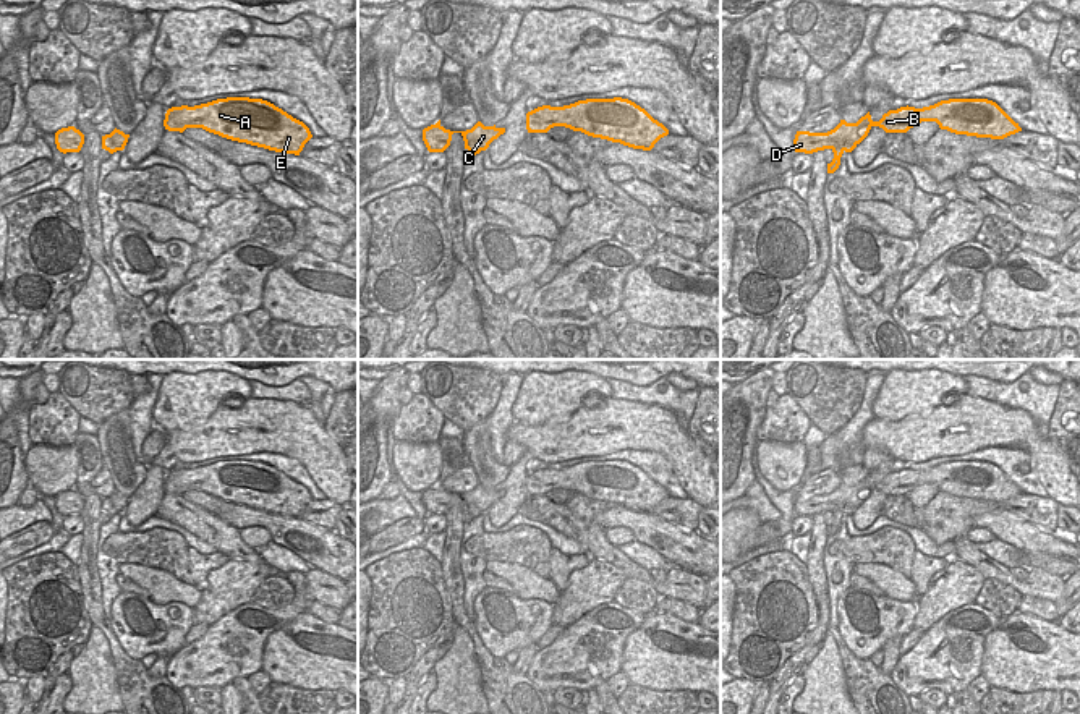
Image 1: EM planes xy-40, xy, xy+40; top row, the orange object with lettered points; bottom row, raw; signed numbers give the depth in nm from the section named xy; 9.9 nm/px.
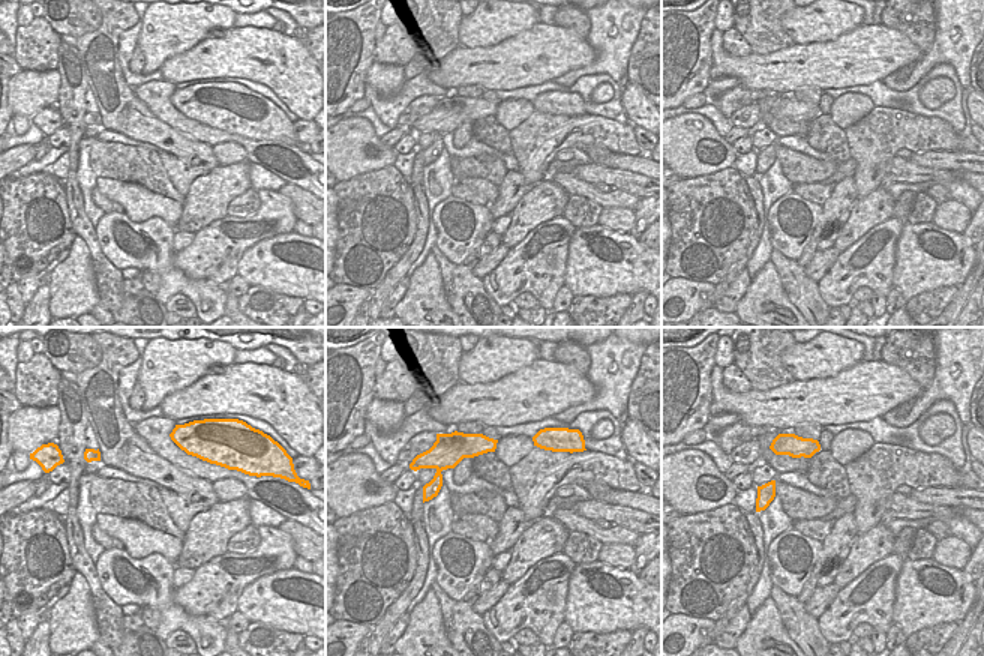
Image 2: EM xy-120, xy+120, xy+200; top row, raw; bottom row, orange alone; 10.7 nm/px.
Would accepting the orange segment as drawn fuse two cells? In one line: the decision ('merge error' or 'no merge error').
no merge error

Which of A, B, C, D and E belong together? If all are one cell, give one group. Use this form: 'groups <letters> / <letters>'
groups A B C D E

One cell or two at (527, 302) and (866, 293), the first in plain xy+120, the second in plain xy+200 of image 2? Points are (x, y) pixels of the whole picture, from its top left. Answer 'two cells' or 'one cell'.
one cell

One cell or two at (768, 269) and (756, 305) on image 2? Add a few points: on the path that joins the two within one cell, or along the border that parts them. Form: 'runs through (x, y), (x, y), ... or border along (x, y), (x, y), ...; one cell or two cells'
runs through (767, 278), (765, 296); one cell

